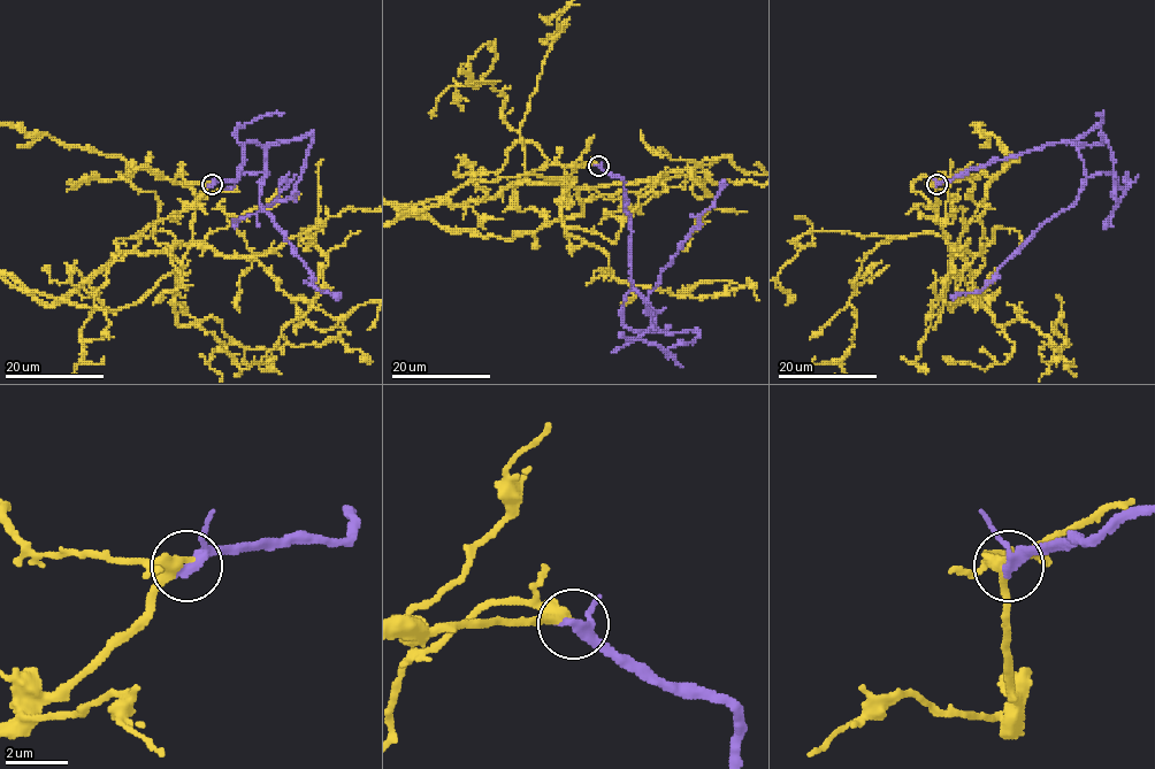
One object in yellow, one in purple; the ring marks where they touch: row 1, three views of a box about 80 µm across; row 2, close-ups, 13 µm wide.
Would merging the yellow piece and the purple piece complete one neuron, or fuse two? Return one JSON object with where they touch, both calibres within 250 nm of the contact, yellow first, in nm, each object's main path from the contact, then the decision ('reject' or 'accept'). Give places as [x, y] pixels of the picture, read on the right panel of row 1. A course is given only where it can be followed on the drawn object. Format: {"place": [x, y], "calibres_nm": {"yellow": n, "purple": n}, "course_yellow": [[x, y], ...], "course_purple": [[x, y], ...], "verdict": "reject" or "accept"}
{"place": [936, 184], "calibres_nm": {"yellow": 300, "purple": 300}, "course_yellow": [[936, 184], [976, 305], [988, 260], [997, 290], [994, 141]], "course_purple": [[936, 185], [1055, 143], [1070, 141], [1083, 161], [1085, 182], [1078, 198], [1047, 220], [987, 285], [951, 297]], "verdict": "reject"}

